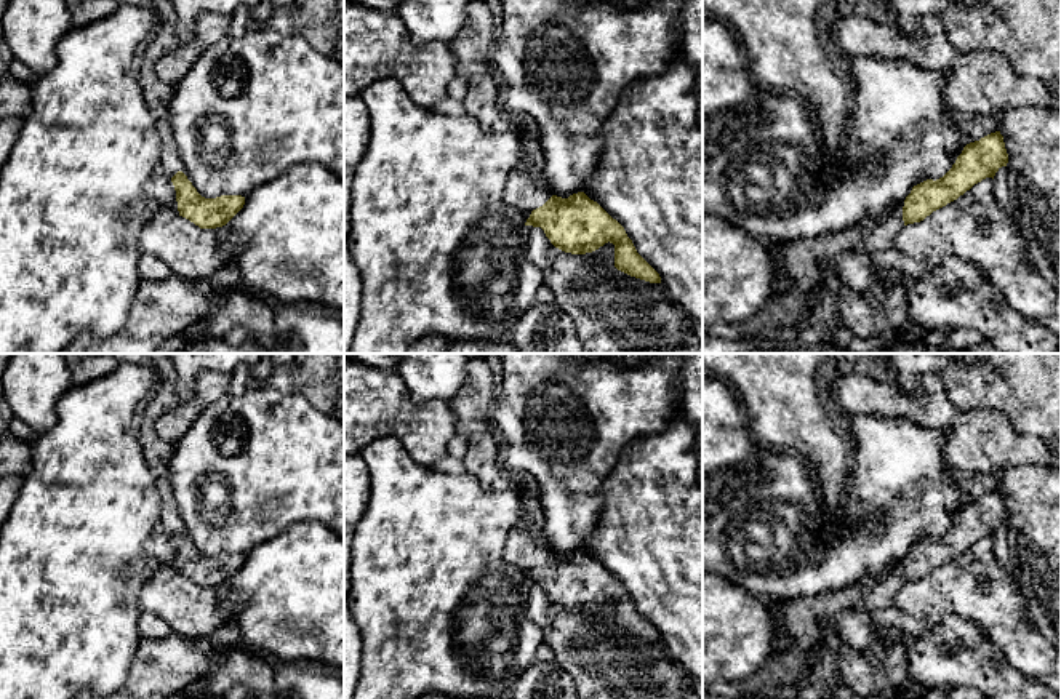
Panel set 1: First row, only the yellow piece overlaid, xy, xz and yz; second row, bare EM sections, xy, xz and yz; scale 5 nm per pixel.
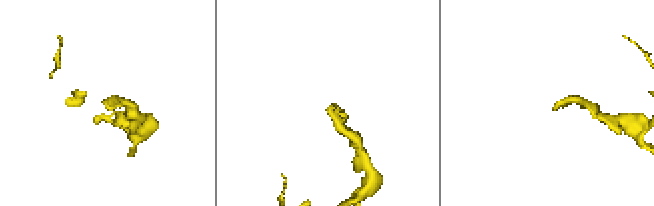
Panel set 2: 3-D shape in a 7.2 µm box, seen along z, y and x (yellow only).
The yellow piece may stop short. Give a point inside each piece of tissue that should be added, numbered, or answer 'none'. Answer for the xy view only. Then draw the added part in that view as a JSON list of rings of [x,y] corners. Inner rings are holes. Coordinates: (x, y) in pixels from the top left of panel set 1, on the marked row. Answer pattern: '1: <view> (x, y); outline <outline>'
1: xy (160, 192); outline [[[158,168],[149,179],[146,186],[146,197],[152,210],[170,208],[174,214],[179,214],[178,202],[176,202],[176,190],[171,182],[171,178],[174,174],[176,173],[168,173]]]

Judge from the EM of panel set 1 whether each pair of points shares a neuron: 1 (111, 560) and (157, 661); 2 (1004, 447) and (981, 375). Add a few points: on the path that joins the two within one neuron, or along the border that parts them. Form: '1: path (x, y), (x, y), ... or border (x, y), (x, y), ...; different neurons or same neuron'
1: border (141, 640), (127, 675); different neurons
2: border (954, 403), (964, 408), (997, 408), (1018, 434); different neurons

